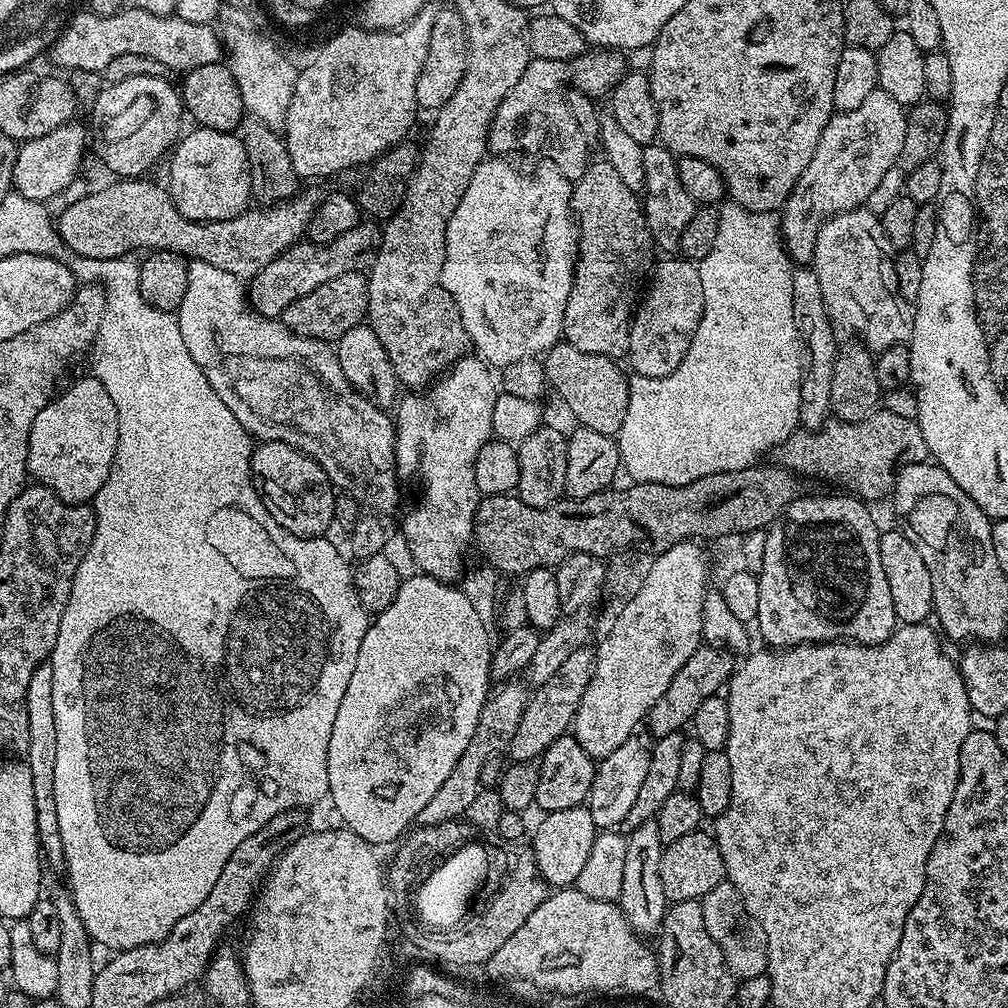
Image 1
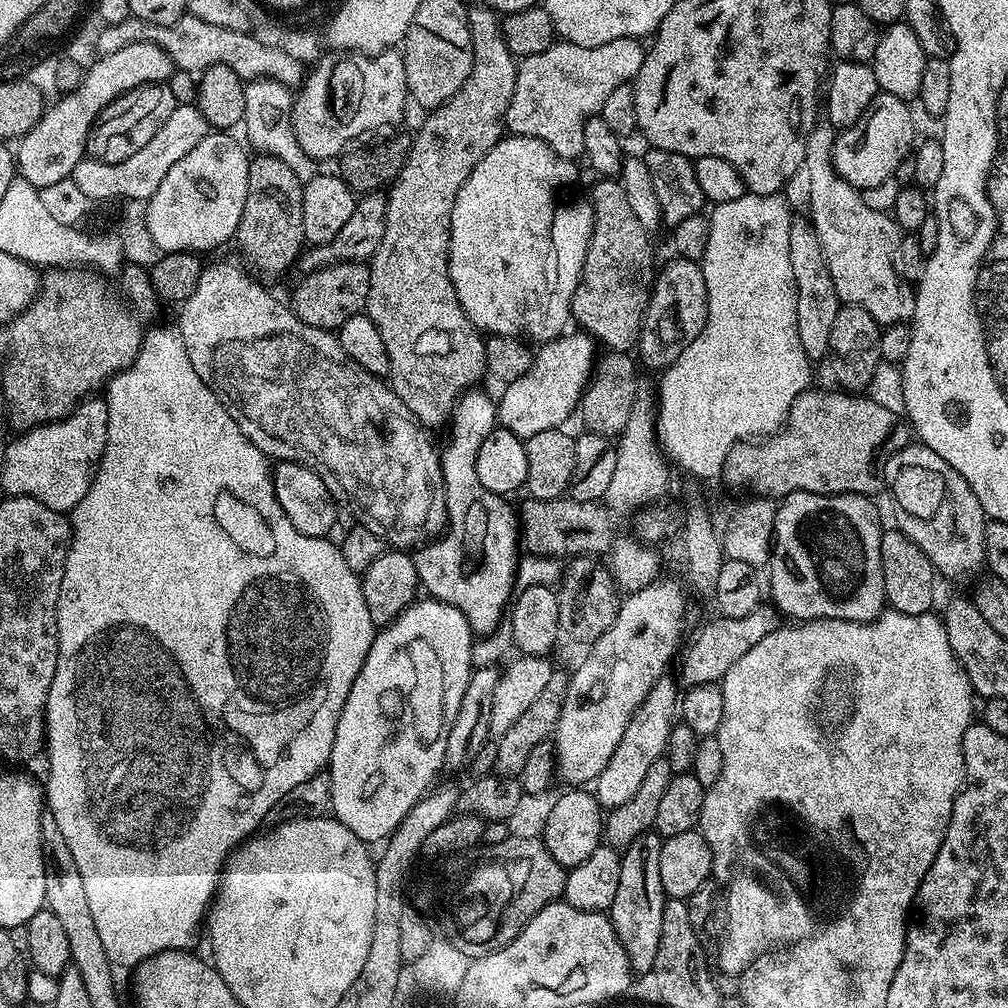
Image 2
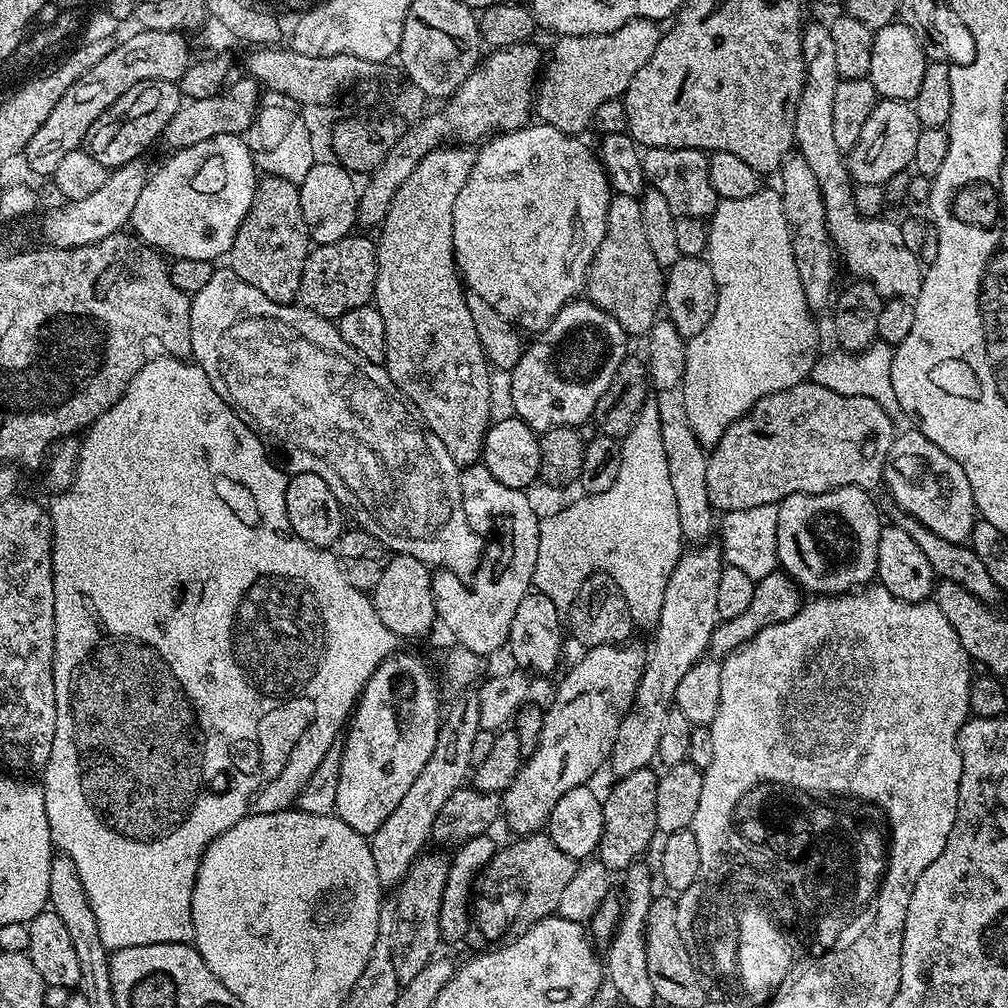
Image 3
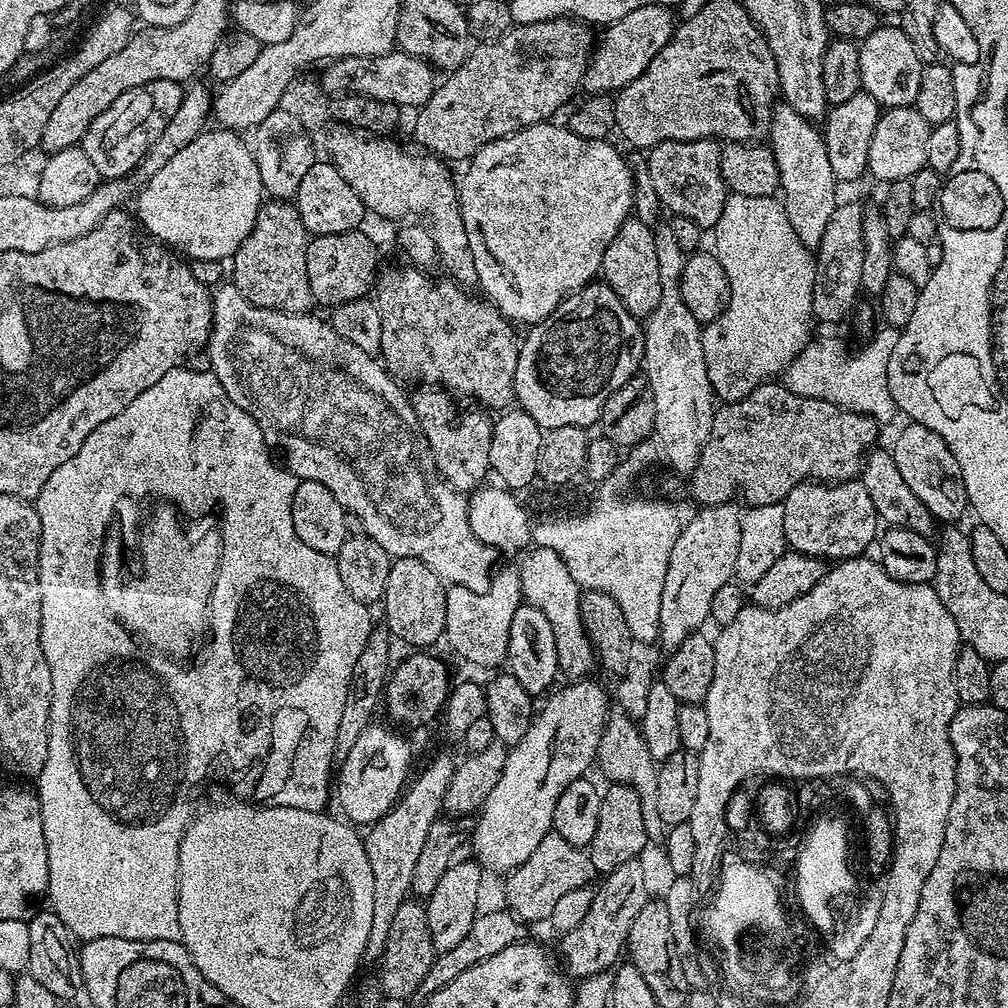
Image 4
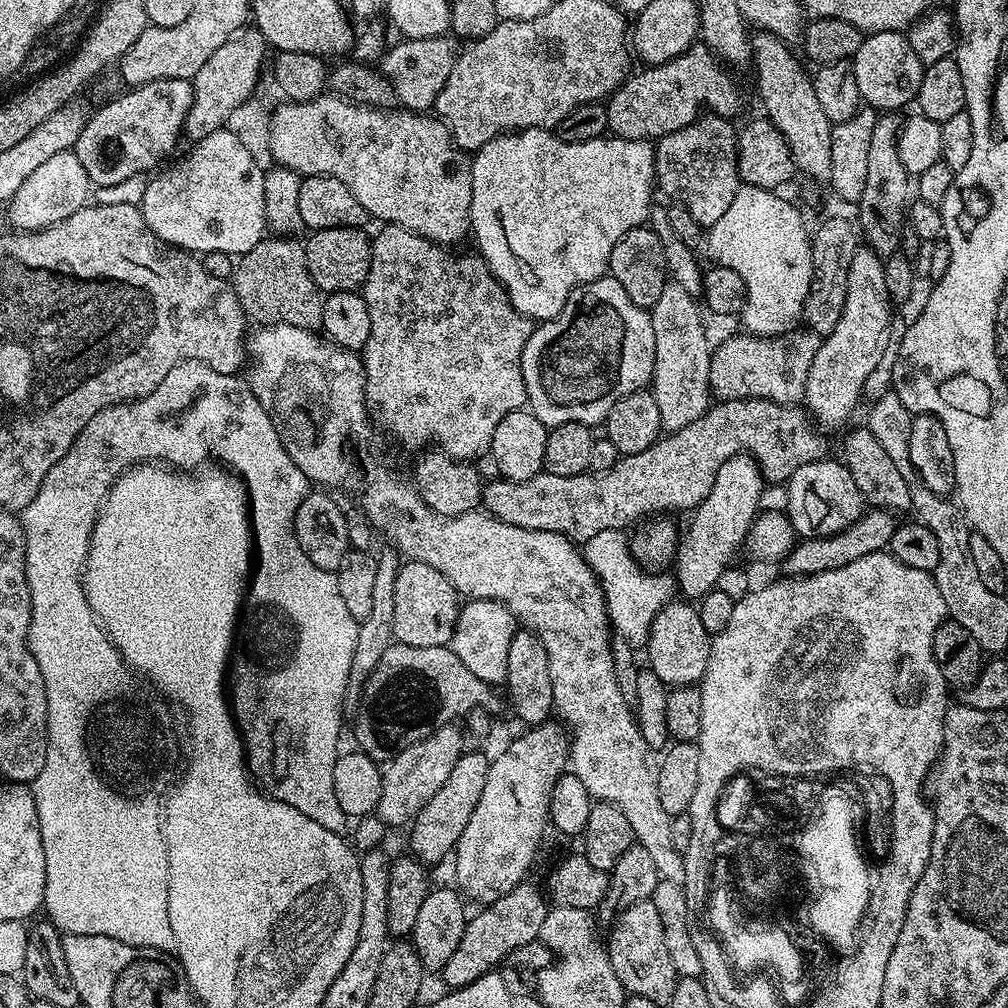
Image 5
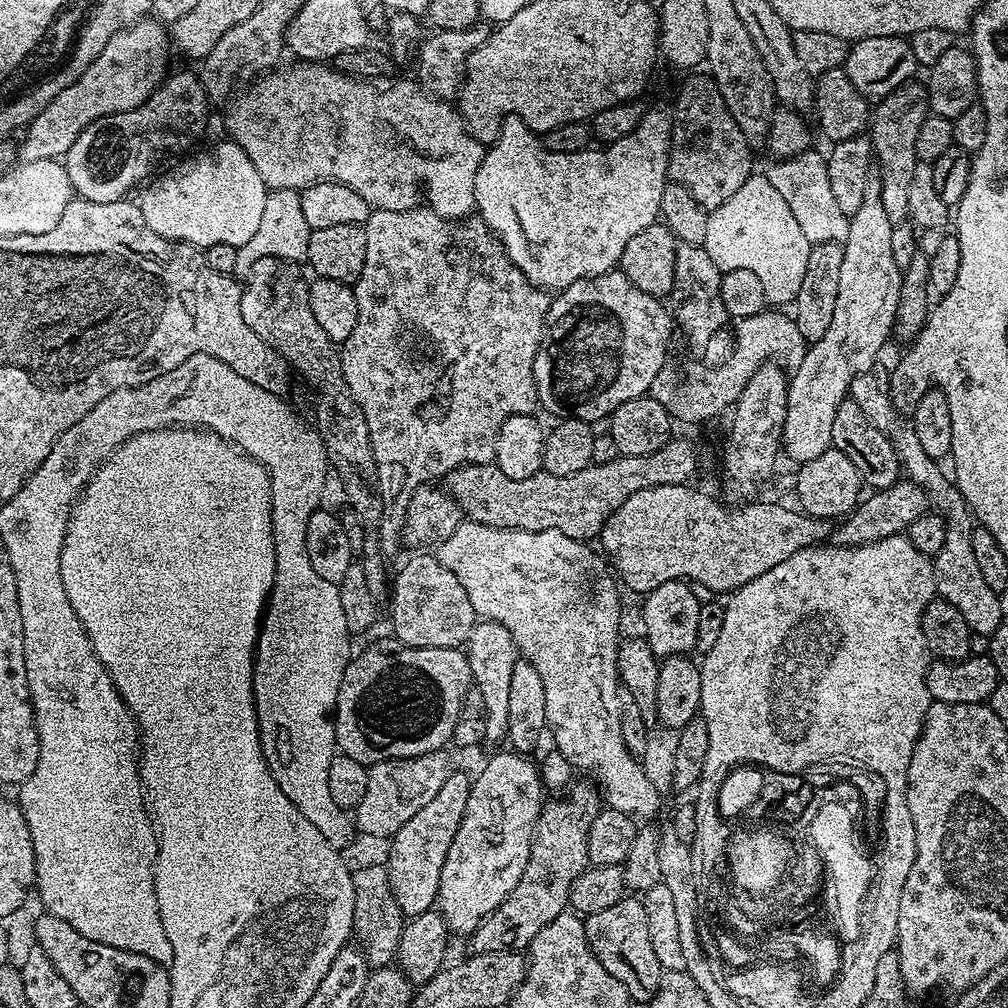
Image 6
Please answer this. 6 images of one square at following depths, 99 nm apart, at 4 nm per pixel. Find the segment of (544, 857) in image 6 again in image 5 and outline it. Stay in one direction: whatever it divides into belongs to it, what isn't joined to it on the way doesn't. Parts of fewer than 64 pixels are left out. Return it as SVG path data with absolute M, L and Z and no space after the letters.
M525 882L514 886L514 890L510 890L505 896L485 903L481 907L484 909L473 920L471 917L465 923L462 942L458 942L458 950L454 950L454 958L450 958L450 962L446 962L444 967L443 987L448 990L464 988L484 973L503 965L515 948L526 946L531 940L537 939L549 909L545 893L541 889L540 892L531 882Z

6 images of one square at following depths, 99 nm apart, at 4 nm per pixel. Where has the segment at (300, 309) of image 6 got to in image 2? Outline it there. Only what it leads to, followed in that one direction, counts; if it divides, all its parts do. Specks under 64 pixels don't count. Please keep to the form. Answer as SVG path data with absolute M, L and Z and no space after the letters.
M256 154L248 161L248 185L246 186L246 206L242 206L242 218L238 222L235 243L240 243L240 252L261 272L259 275L280 276L288 267L295 265L299 261L300 253L305 247L306 241L304 231L302 230L302 194L304 193L304 184L282 162L279 158Z

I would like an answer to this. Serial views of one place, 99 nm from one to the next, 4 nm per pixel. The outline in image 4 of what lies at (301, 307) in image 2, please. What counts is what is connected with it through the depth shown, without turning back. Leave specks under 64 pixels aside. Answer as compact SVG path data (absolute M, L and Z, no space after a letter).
M364 230L311 237L306 246L306 278L310 278L310 294L317 305L365 299L378 279L375 242Z

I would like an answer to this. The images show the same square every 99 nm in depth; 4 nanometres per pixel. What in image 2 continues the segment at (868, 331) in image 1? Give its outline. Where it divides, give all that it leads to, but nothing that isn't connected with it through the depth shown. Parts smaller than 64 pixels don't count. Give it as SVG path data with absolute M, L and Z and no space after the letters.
M827 122L817 123L806 142L806 158L803 171L808 172L808 208L813 230L818 234L818 242L822 246L822 254L826 258L826 270L830 270L830 282L834 282L834 290L844 304L862 306L870 318L874 318L881 326L902 324L911 321L916 305L916 293L909 281L903 280L895 266L895 254L900 245L902 235L900 227L887 212L870 210L860 197L861 189L843 180L832 169L832 143L837 133Z

